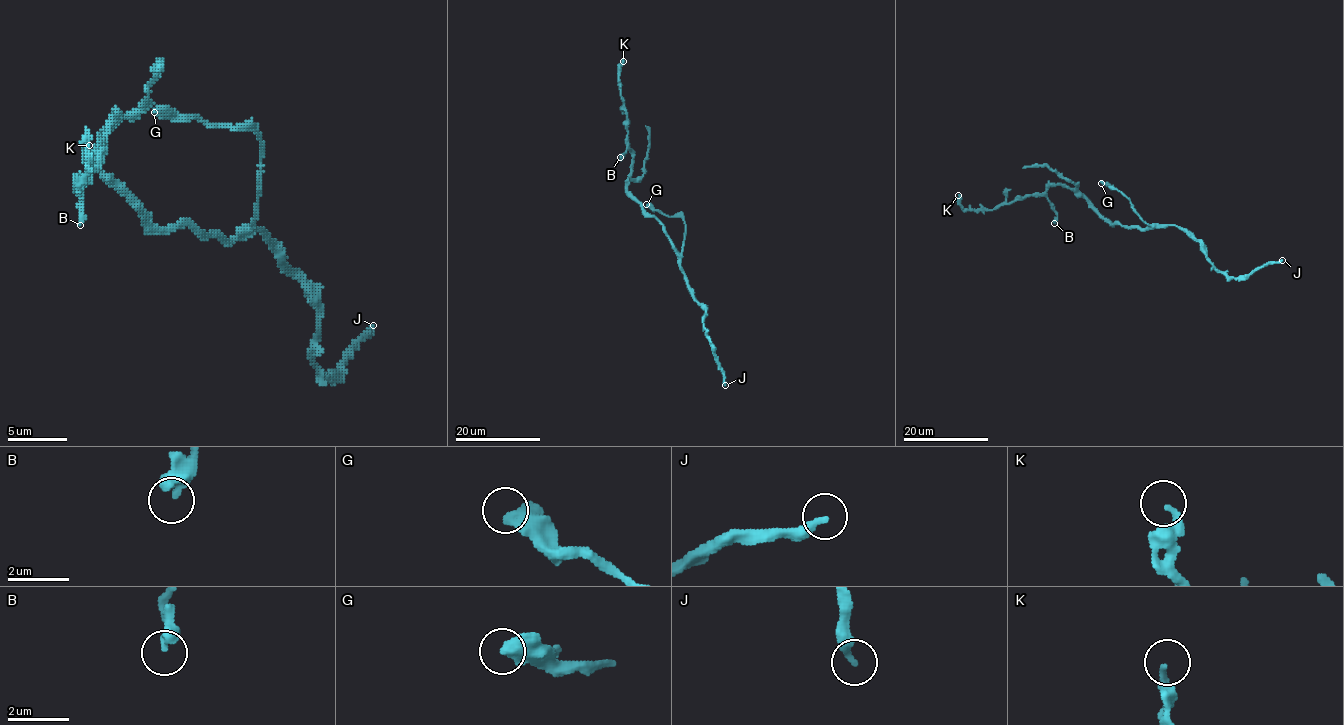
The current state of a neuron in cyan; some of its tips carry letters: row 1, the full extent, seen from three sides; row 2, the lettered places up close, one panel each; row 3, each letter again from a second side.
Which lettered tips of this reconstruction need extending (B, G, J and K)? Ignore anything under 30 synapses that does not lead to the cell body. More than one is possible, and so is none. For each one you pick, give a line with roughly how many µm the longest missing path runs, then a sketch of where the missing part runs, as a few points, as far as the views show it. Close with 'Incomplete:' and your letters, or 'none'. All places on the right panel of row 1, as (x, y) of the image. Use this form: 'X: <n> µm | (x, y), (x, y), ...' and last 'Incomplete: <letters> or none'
Incomplete: none

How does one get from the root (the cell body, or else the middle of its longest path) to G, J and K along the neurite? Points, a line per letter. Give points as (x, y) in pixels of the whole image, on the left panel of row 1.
G: (192, 231), (234, 240), (252, 228), (261, 139), (255, 130), (154, 112)
J: (192, 231), (222, 240), (258, 231), (275, 248), (317, 311), (311, 361), (326, 376), (373, 325)
K: (192, 231), (157, 228), (101, 171), (101, 139), (115, 118), (98, 165), (77, 186), (89, 145)

